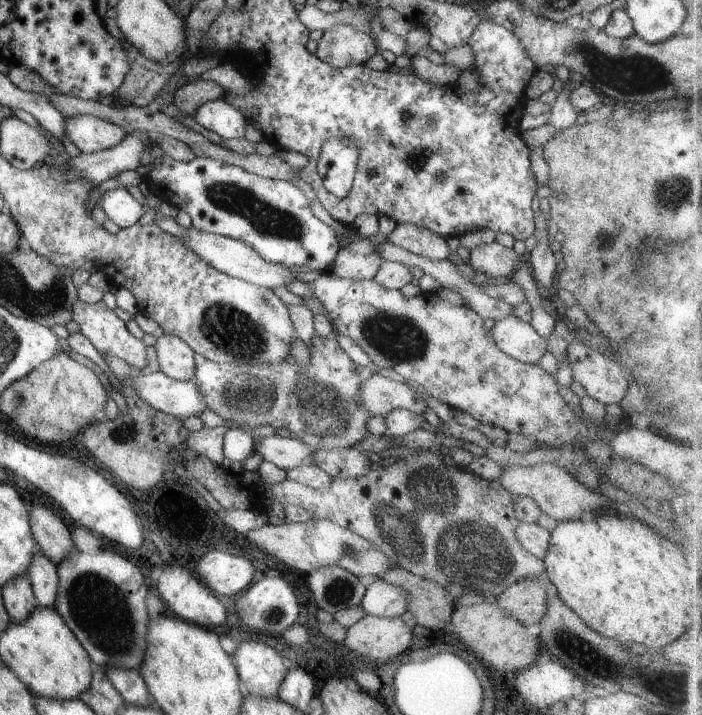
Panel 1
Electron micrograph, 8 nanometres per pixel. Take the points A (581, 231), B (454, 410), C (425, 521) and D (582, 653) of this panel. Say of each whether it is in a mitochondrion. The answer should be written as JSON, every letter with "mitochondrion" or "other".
{"A":"other","B":"other","C":"mitochondrion","D":"mitochondrion"}

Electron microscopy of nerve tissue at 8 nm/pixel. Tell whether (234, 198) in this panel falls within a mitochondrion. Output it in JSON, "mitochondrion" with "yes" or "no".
{"mitochondrion":"yes"}

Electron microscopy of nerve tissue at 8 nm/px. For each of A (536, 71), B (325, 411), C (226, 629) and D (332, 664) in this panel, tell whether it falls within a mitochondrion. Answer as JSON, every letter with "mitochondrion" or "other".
{"A":"other","B":"mitochondrion","C":"other","D":"other"}

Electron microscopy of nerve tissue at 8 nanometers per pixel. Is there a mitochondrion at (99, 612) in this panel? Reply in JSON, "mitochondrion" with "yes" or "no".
{"mitochondrion":"yes"}

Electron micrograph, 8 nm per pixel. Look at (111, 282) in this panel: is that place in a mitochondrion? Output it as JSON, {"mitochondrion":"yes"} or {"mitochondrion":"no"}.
{"mitochondrion":"no"}

